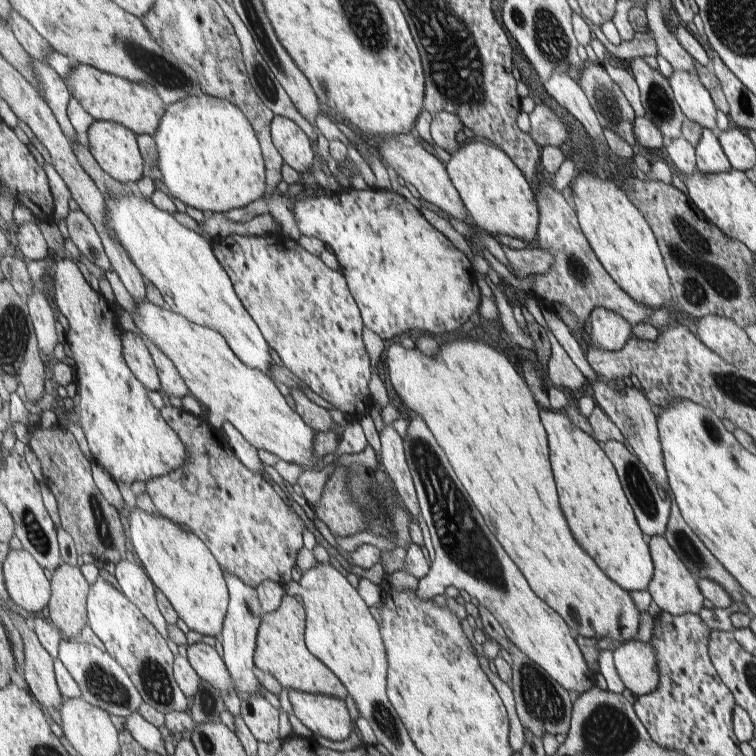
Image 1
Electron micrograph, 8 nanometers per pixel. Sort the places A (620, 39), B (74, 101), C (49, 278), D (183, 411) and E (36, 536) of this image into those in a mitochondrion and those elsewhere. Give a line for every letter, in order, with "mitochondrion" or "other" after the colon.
A: other
B: other
C: other
D: other
E: mitochondrion

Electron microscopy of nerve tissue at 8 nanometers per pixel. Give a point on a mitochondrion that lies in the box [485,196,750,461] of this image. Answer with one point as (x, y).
(704, 280)

